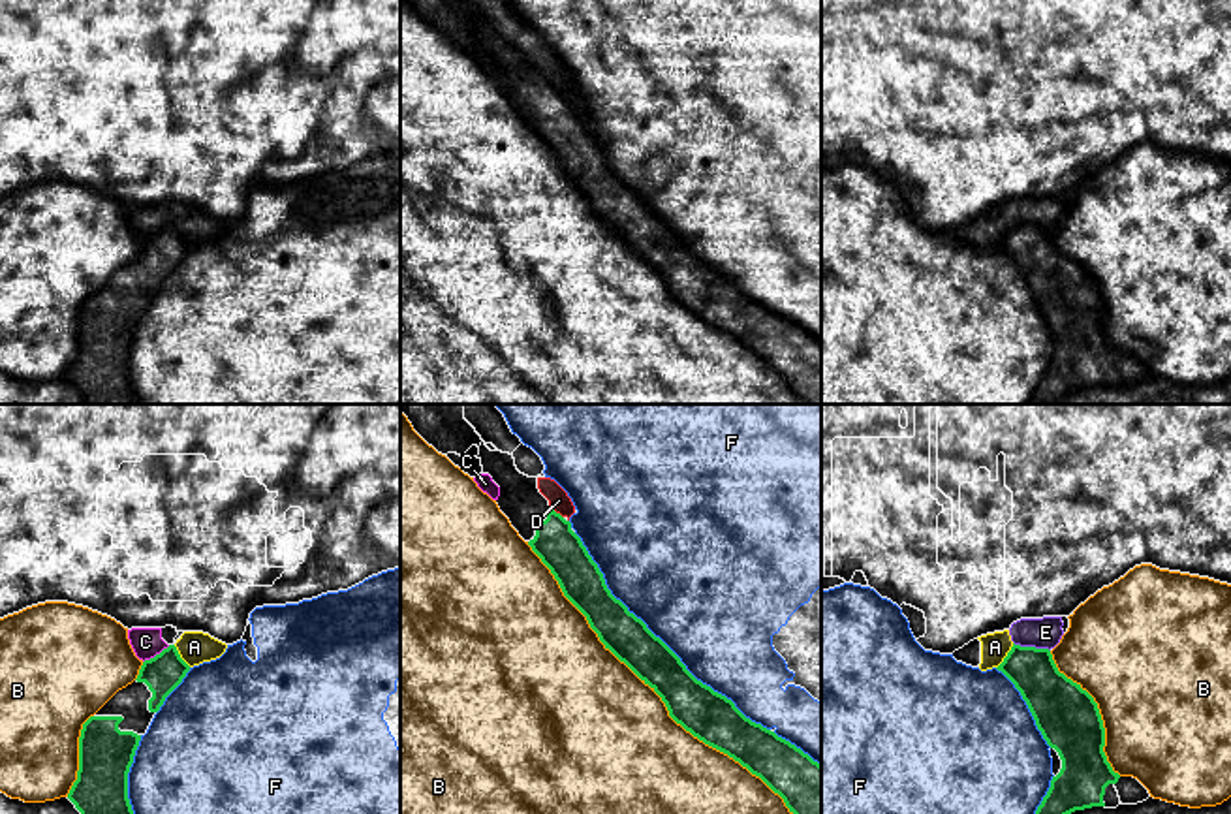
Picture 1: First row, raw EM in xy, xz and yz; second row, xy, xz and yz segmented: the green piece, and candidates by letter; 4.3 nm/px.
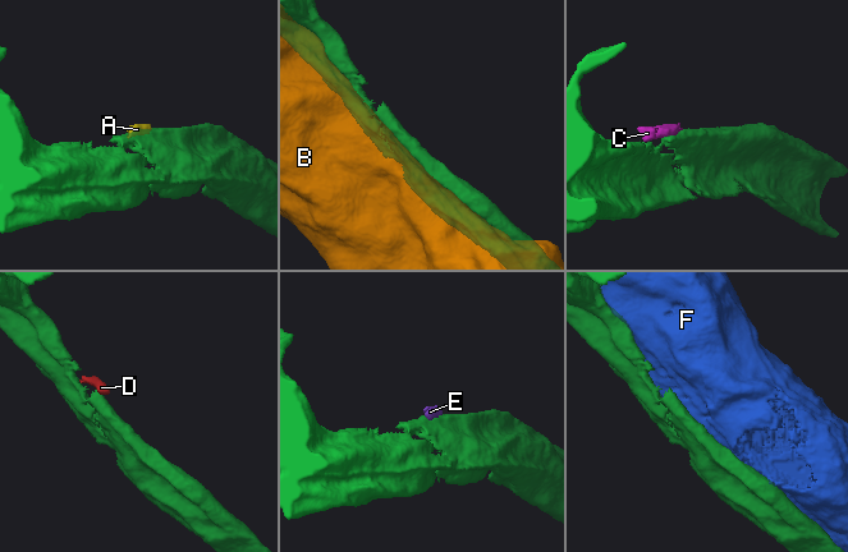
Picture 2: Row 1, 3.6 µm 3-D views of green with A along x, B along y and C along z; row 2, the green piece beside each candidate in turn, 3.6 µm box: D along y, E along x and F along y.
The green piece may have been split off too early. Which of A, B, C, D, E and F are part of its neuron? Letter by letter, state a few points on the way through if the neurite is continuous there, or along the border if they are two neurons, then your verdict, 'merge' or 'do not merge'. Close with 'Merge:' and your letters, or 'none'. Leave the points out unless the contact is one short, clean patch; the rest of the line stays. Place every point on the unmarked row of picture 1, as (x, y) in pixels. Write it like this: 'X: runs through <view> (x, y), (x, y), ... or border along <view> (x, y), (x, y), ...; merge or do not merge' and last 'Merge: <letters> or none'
A: border along yz (1013, 222), (997, 247); do not merge
B: do not merge
C: border along xy (170, 224), (143, 241); do not merge
D: border along xz (551, 87), (562, 96); do not merge
E: border along yz (1013, 220), (1049, 230); do not merge
F: do not merge
Merge: none

